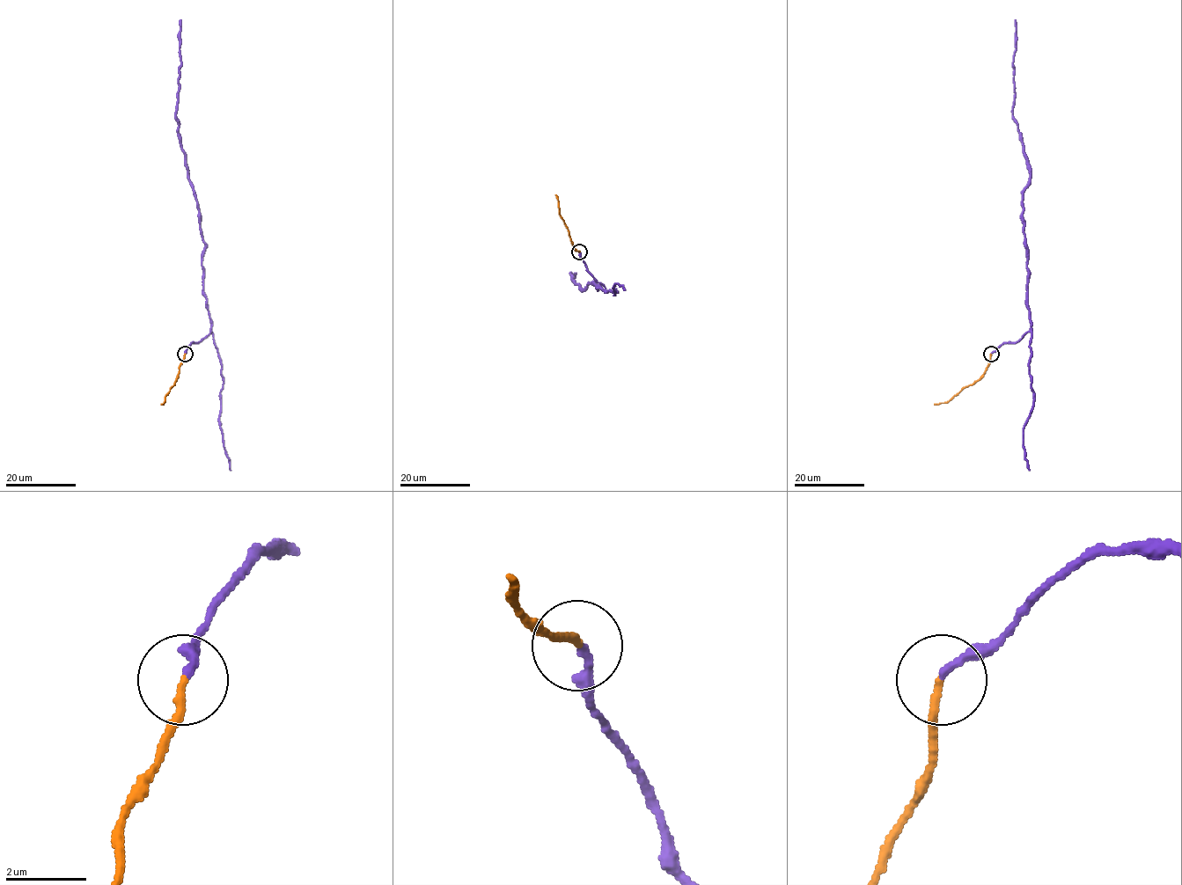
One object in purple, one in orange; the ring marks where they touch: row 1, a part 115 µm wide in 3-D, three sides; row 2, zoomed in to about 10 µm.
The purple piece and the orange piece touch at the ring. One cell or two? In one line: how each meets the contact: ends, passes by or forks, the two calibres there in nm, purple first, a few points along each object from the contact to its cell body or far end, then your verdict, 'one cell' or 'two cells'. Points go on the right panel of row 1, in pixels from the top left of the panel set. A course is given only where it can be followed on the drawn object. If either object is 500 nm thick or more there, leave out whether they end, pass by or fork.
purple ends | orange ends | 190/200 nm | purple via (991, 354), (1004, 343), (1017, 342), (1031, 327), (1023, 210), (1023, 192), (1030, 166), (1013, 116), (1015, 19) | orange via (991, 354), (987, 369), (978, 380), (964, 387), (948, 401), (934, 405) | one cell

